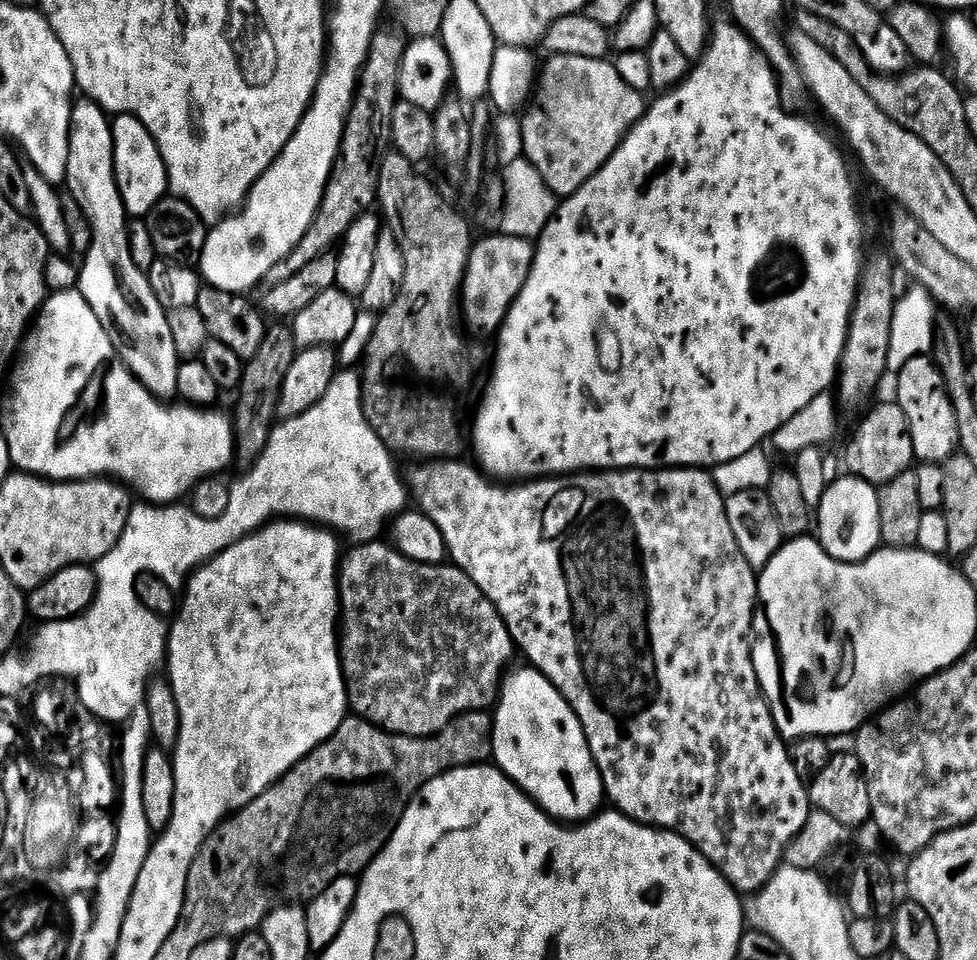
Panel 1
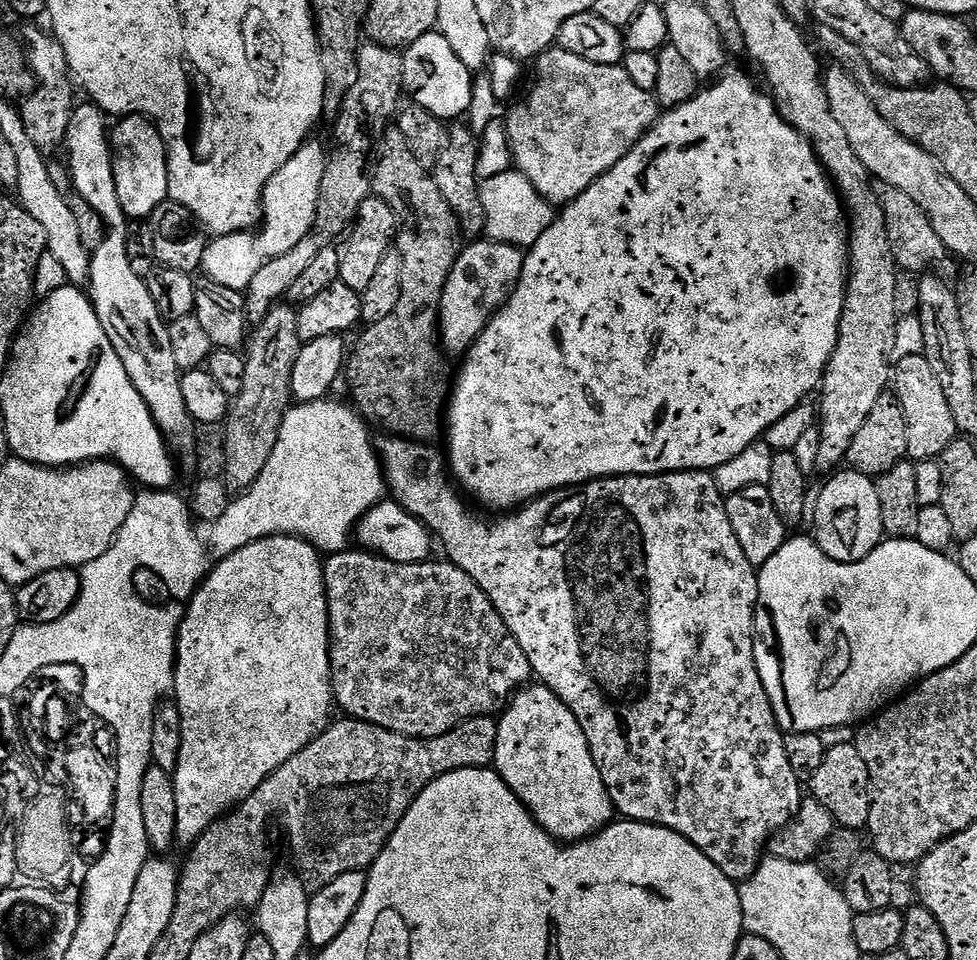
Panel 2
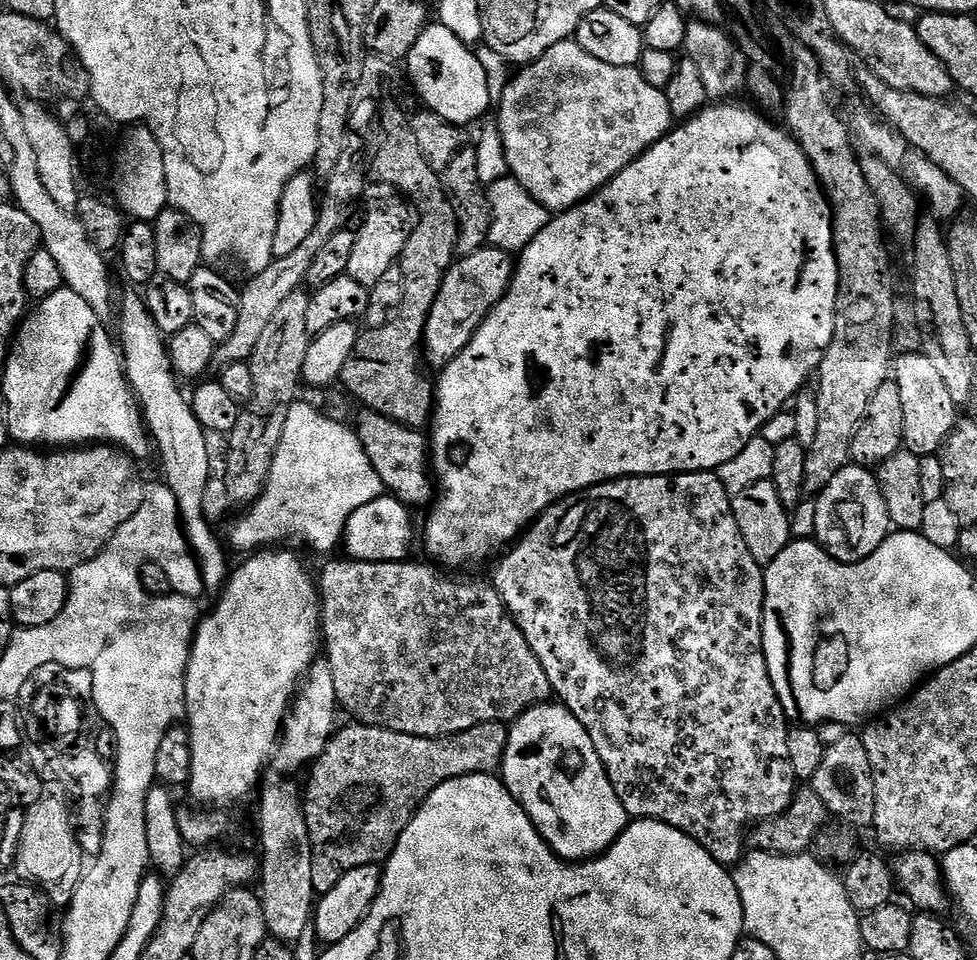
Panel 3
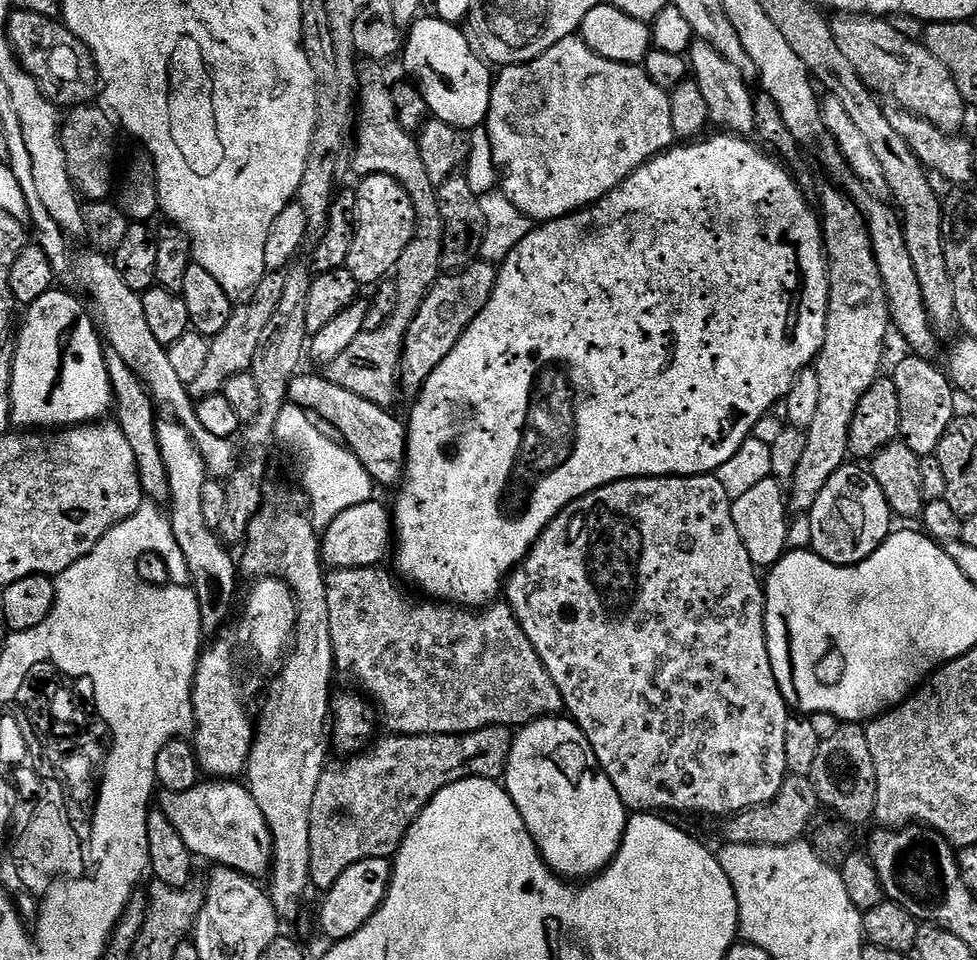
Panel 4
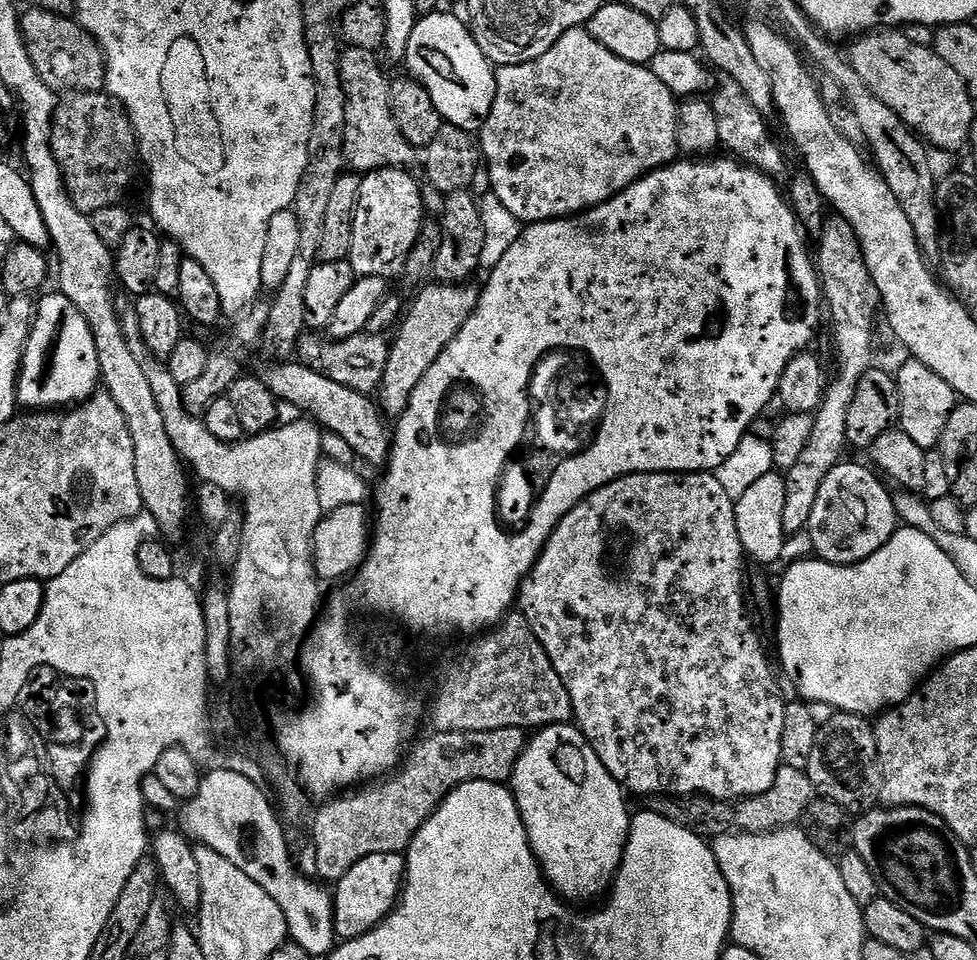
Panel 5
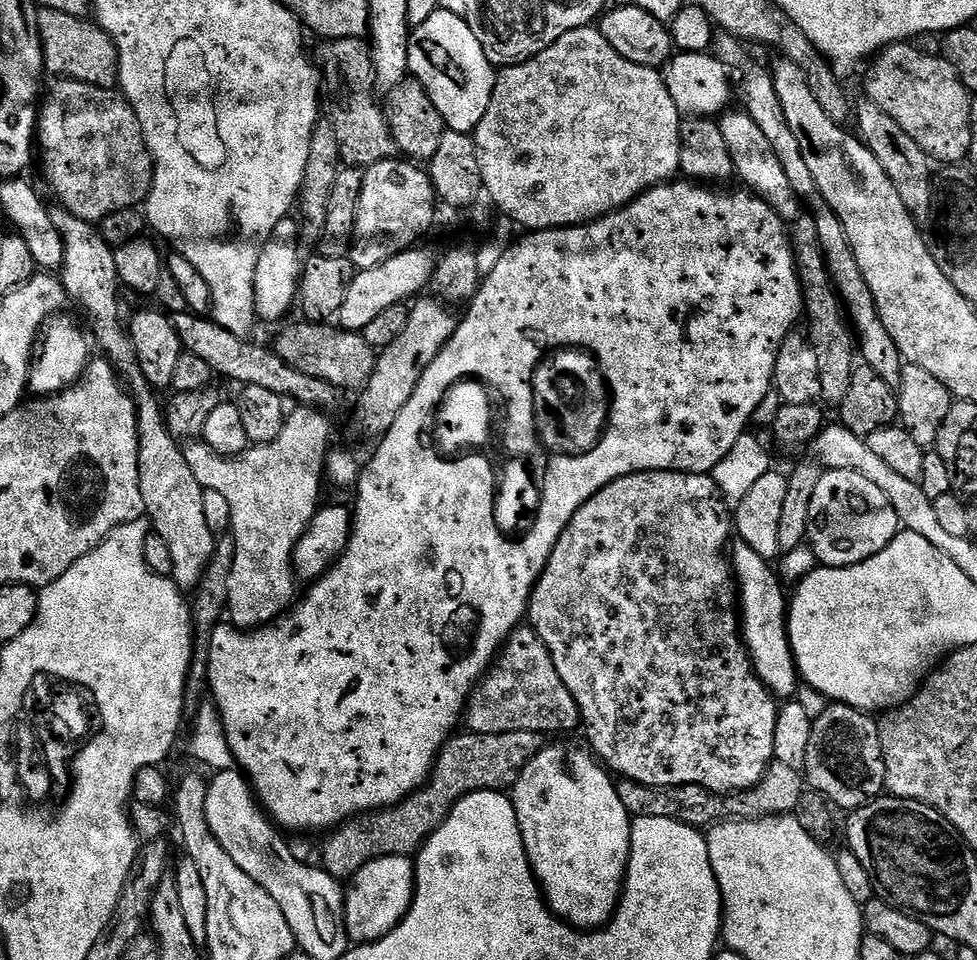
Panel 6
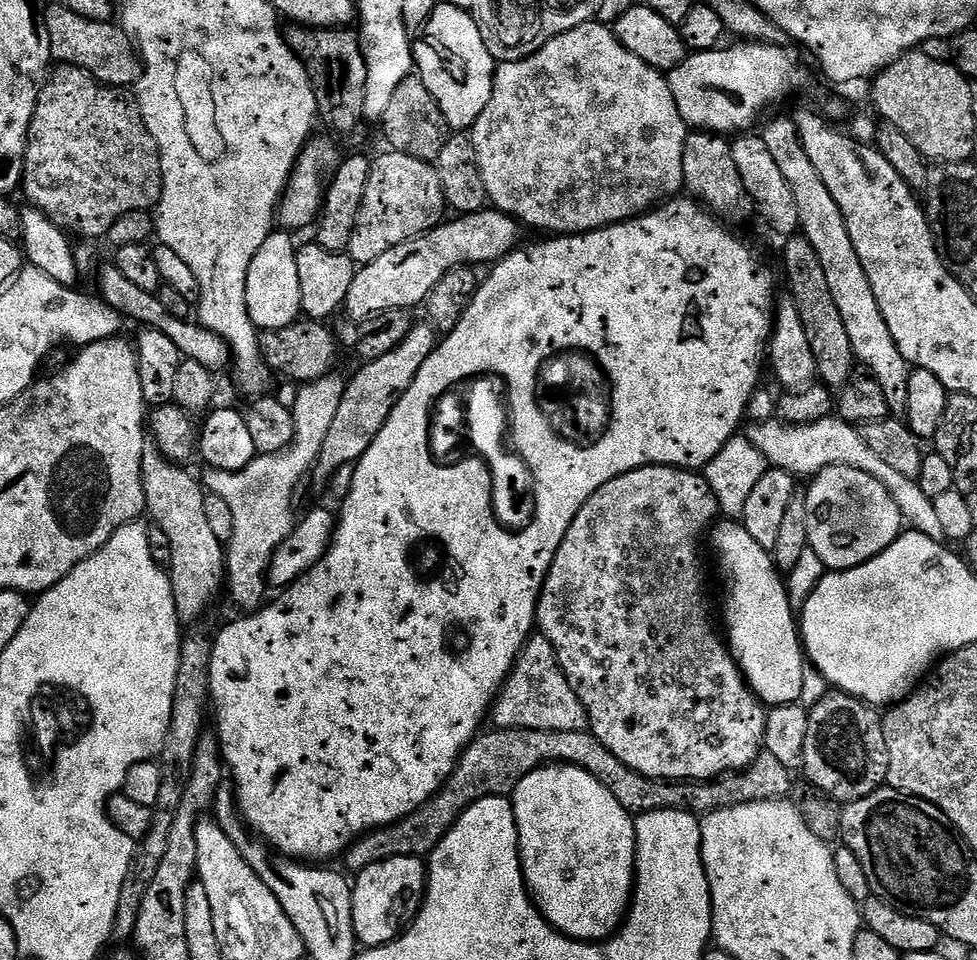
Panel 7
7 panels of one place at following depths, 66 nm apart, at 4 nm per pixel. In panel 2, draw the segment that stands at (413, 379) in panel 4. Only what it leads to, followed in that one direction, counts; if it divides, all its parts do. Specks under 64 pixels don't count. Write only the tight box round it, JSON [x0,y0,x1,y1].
[440,238,525,354]

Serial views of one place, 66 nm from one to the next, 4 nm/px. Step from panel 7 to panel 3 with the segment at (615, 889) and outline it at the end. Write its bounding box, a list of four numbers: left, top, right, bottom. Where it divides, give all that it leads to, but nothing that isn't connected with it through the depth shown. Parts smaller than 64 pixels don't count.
[502,702,630,862]

